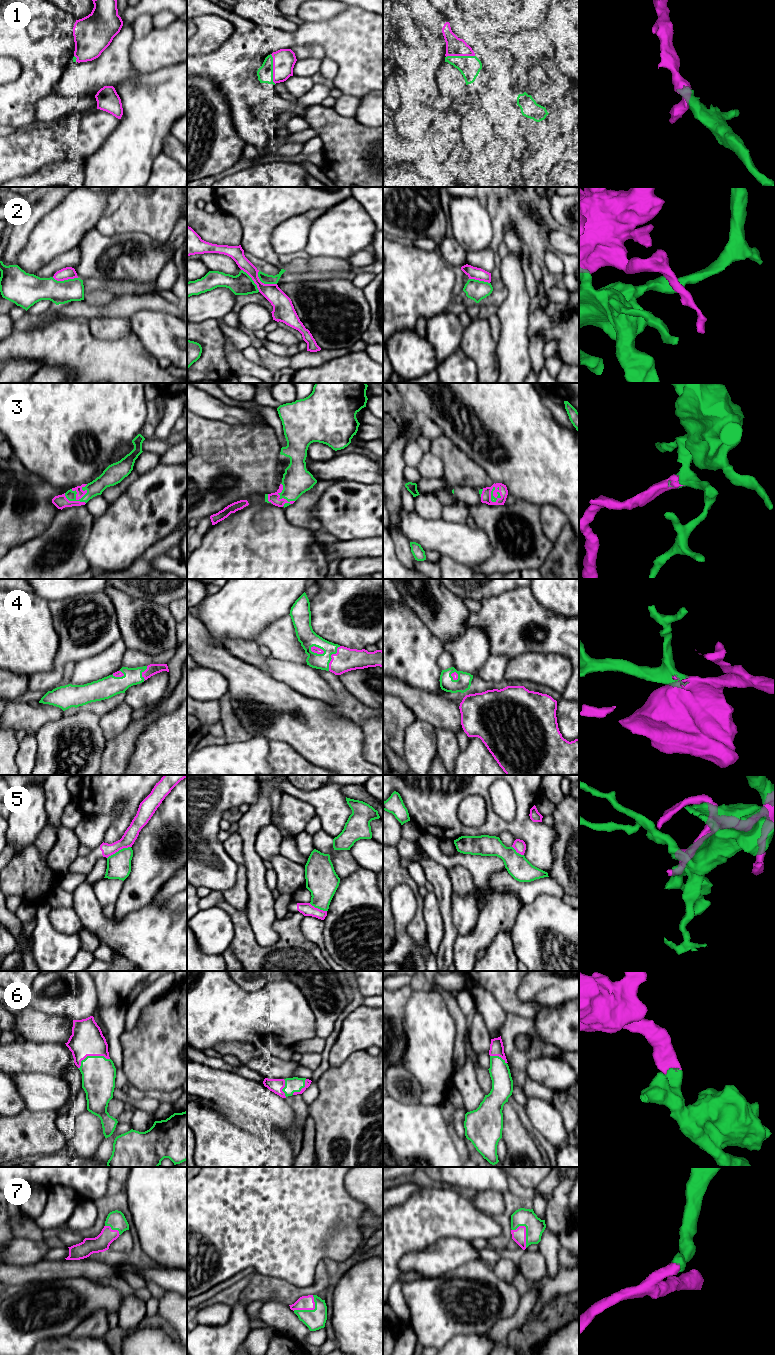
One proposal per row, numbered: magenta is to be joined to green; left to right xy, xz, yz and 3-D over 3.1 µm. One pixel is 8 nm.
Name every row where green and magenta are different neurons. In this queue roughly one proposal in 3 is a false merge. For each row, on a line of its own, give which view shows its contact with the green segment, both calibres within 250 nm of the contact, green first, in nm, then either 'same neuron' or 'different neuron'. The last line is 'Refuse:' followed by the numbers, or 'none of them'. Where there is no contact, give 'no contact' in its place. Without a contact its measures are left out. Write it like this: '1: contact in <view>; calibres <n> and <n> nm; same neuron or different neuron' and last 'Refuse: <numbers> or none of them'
1: contact in xz; calibres 130 and 180 nm; same neuron
2: contact in xz; calibres 80 and 160 nm; different neuron
3: contact in xy; calibres 120 and 60 nm; same neuron
4: contact in xz; calibres 150 and 50 nm; same neuron
5: contact in xy; calibres 190 and 110 nm; different neuron
6: contact in xy; calibres 280 and 260 nm; same neuron
7: contact in xz; calibres 160 and 110 nm; same neuron
Refuse: 2, 5

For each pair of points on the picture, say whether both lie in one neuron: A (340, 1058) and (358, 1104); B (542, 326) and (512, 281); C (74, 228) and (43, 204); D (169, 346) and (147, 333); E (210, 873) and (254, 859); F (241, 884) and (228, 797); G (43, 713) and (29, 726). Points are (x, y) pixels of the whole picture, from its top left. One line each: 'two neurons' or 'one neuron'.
A: two neurons
B: two neurons
C: one neuron
D: one neuron
E: two neurons
F: two neurons
G: one neuron

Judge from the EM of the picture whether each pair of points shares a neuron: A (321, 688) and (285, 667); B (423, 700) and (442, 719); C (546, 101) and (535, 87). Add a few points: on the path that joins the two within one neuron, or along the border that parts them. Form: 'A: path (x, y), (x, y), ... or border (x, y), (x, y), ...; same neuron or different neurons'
A: path (312, 685), (303, 678), (294, 675); same neuron
B: path (428, 705), (437, 714); same neuron
C: path (546, 98), (538, 90); same neuron

